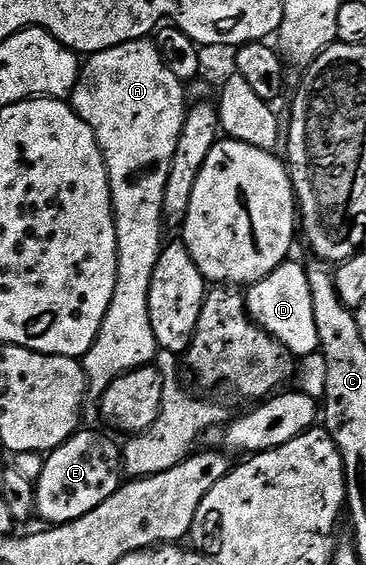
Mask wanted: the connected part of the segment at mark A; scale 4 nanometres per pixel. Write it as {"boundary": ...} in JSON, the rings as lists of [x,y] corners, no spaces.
{"boundary":[[[153,39],[133,40],[93,53],[81,65],[72,107],[94,131],[106,160],[118,239],[116,290],[100,334],[84,358],[91,397],[101,398],[118,376],[153,365],[160,355],[149,321],[149,287],[162,254],[164,190],[188,111],[188,88],[164,66]]]}

